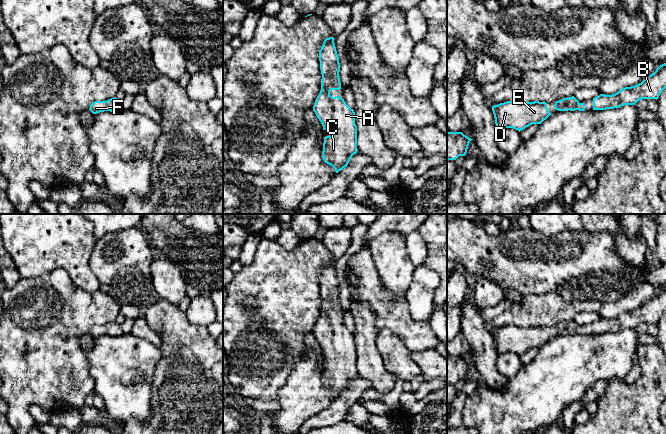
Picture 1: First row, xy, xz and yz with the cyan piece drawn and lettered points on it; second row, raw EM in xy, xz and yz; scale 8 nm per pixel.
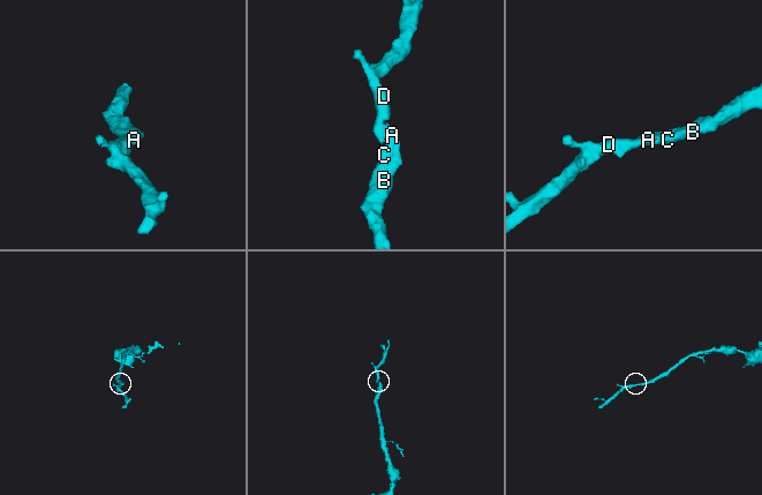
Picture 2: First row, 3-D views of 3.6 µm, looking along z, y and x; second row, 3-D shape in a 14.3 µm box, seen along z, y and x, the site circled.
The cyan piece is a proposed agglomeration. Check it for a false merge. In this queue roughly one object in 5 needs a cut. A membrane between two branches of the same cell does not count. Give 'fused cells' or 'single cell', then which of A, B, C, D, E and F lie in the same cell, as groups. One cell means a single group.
single cell; groups A B C D E F

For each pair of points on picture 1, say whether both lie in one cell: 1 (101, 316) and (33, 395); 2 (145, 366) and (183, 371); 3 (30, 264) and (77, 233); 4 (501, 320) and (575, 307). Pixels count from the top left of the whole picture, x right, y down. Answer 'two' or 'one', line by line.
1: one
2: two
3: one
4: one

